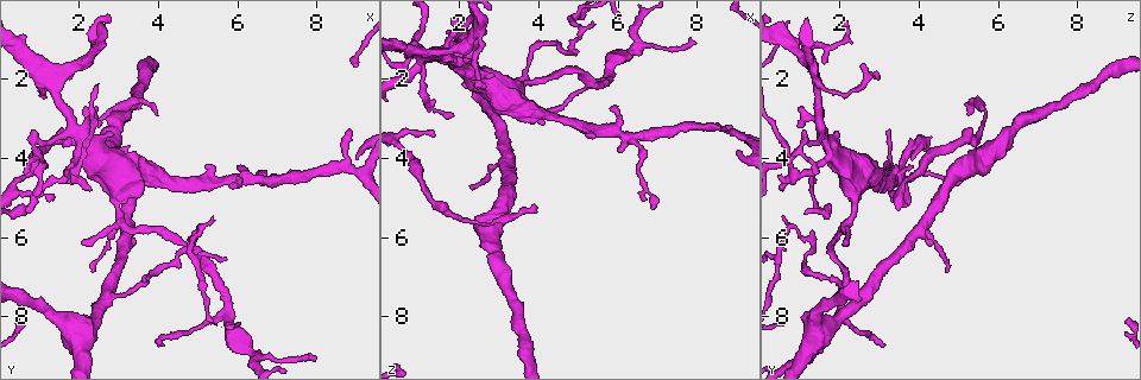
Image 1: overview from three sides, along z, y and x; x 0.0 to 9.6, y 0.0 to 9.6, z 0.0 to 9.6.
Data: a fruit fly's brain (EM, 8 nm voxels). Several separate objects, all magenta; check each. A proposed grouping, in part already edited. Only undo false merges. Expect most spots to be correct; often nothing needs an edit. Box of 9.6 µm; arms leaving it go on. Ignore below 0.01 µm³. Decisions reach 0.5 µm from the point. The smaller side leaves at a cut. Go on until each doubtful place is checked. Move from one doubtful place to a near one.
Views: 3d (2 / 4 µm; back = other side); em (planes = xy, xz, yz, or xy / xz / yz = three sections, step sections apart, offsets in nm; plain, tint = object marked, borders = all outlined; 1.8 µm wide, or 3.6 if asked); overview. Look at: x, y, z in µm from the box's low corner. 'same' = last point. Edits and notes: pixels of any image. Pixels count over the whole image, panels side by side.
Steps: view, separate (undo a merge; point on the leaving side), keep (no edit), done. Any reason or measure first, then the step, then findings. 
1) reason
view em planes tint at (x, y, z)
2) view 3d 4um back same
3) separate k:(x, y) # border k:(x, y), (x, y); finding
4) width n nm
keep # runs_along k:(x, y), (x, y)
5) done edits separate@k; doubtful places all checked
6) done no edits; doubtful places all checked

abrupt turn
view 3d 2um at (1.40, 2.25, 1.40)

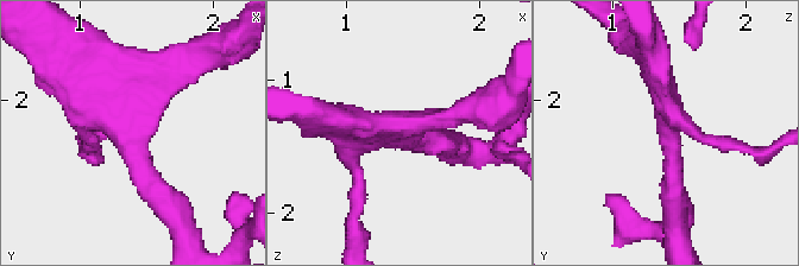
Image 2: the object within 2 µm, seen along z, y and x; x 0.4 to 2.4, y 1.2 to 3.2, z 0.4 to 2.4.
arms 4; now the EM
view em planes plain at (1.38, 2.22, 1.42)

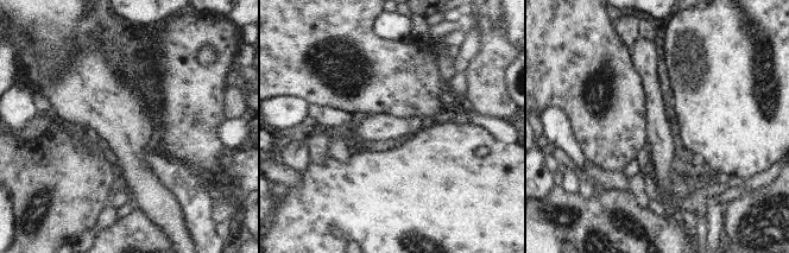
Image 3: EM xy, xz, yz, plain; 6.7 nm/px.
view em planes tint same

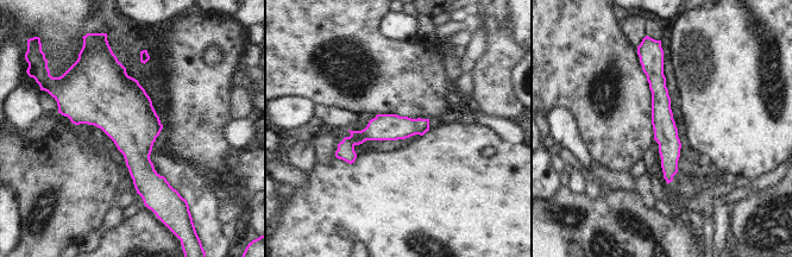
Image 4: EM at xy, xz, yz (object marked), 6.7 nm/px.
width 160 nm
keep # continuous, no second cell

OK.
a fork
view em xy step 16 tint at (2.45, 1.10, 0.90)

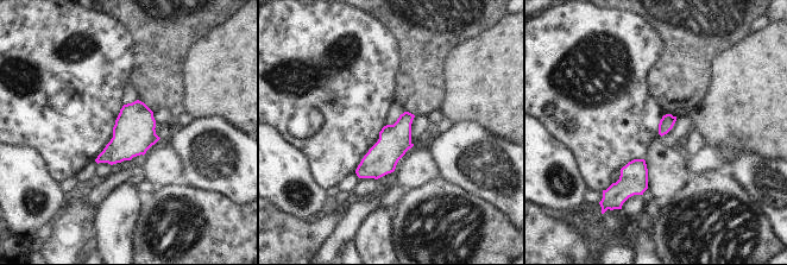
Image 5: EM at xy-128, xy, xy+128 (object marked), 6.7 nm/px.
view em planes tint same

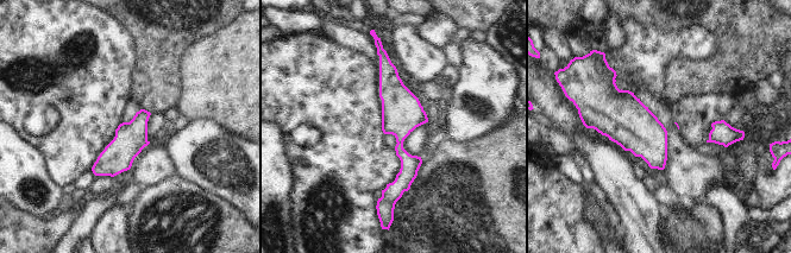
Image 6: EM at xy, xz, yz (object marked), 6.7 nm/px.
keep # runs_along 6:(382, 59), (406, 158), (388, 201); one cell here

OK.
looks like a crossing
view 3d 4um at (1.70, 4.35, 1.30)

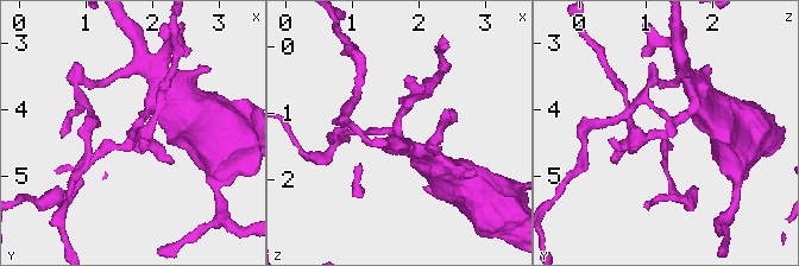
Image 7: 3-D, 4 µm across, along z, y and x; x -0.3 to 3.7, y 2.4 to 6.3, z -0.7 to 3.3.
arms 4; shape alone is not enough
view em yz step 8 tint at (1.70, 4.30, 1.35)

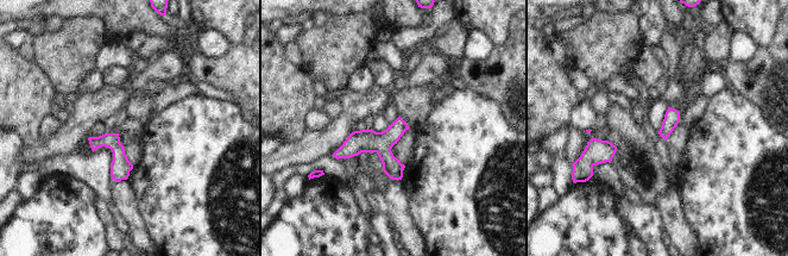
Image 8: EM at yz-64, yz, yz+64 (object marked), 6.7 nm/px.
view em planes tint same

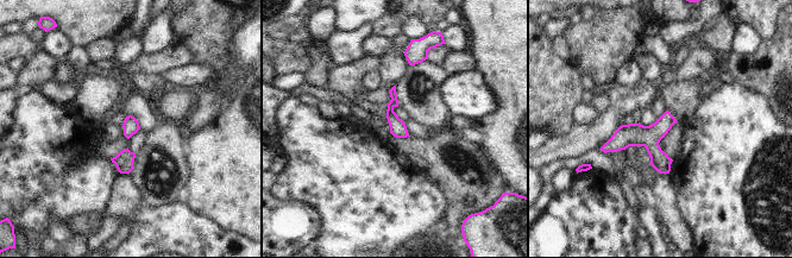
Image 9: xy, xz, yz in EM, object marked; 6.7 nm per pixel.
width 110 nm
keep # runs_along 9:(672, 120), (605, 149); all the same cell

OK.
view 3d 2um at (1.90, 3.30, 1.50)

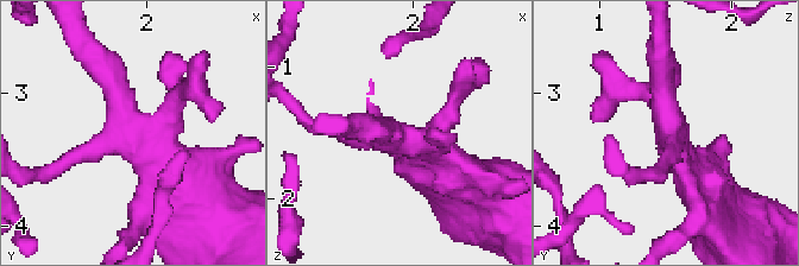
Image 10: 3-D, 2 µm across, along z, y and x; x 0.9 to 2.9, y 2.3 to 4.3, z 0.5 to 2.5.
arms 4
view em planes tint at (1.94, 3.34, 1.58)

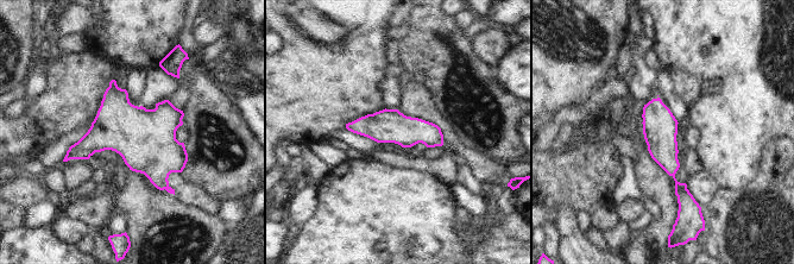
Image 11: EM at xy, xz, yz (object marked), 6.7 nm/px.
keep # runs_along 11:(655, 101), (662, 148), (682, 201); one cell here

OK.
narrows sharply
view em planes tint at (3.00, 5.55, 2.20)

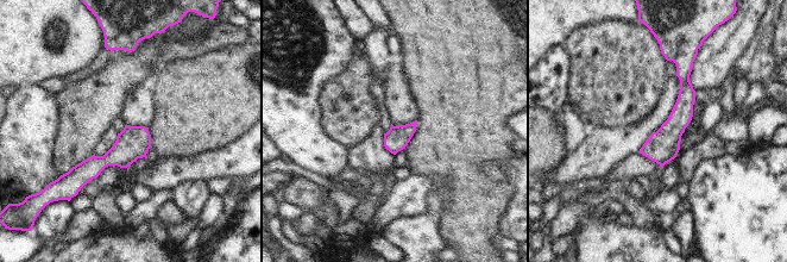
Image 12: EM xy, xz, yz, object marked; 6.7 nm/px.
keep # runs_along 12:(679, 62), (685, 103), (660, 161); continuous, no second cell

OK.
two arms in line, one across
view em planes tint at (2.65, 7.55, 2.50)

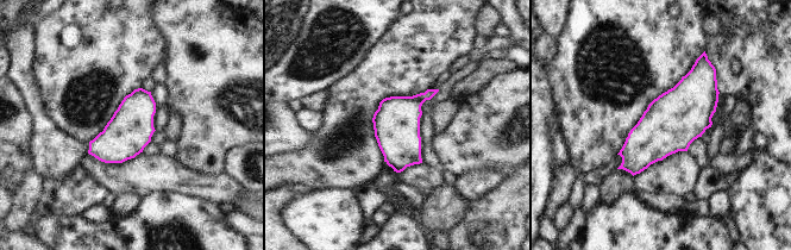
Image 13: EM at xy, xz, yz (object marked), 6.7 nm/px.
width 300 nm
keep # all the same cell

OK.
arms part here
view 3d 4um at (9.10, 4.25, 3.40)

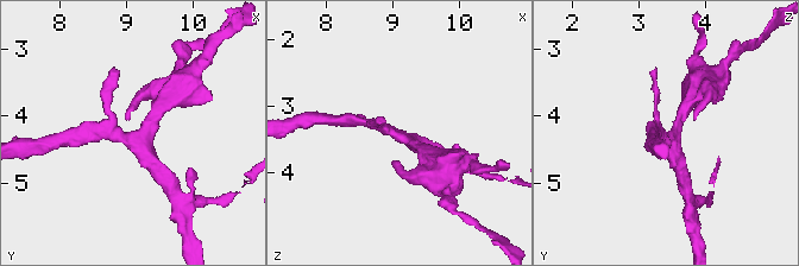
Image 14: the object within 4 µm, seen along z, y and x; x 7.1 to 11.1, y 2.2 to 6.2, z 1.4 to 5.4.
view em yz step 4 borders at (9.05, 4.30, 3.40)

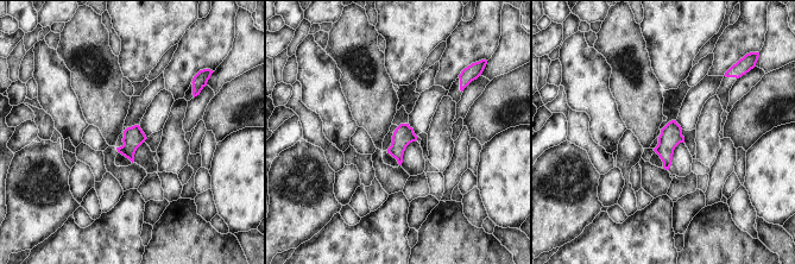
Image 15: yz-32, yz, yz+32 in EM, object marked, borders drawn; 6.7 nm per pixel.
keep # one cell here

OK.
done no edits; doubtful places all checked

